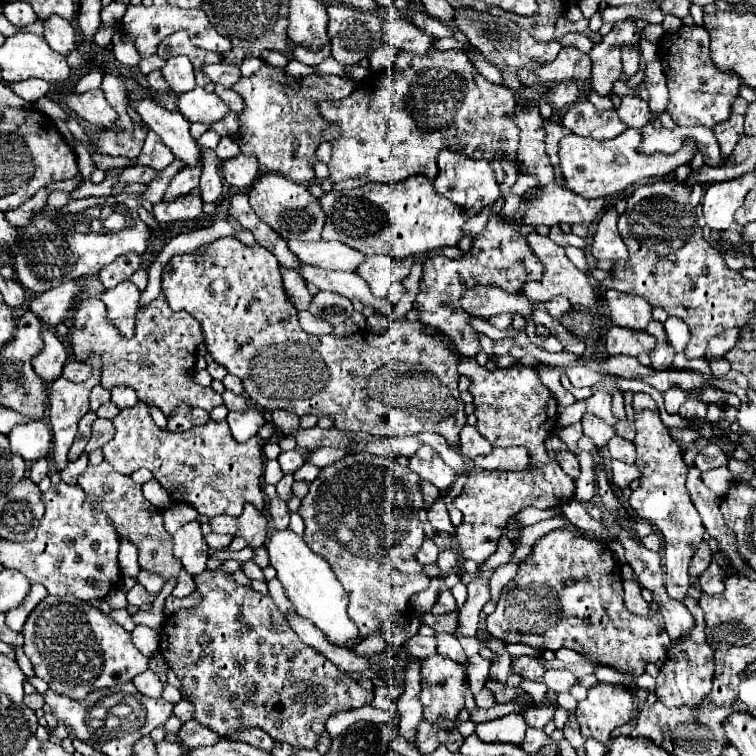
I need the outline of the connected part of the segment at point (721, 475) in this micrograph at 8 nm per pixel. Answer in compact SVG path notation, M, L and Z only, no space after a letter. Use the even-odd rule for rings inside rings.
M719 466L715 470L707 470L707 472L701 474L701 478L703 484L709 490L713 490L717 496L721 496L721 498L729 492L729 488L735 482L735 478L733 478L733 474L731 474L731 470L727 466Z

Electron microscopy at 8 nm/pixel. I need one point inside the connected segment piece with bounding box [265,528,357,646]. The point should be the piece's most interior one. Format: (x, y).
(312, 588)

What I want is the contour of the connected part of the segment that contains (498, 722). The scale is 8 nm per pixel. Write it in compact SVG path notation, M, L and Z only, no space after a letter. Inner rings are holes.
M509 714L495 720L487 720L477 724L475 734L483 742L507 742L507 744L523 744L527 724L521 714Z

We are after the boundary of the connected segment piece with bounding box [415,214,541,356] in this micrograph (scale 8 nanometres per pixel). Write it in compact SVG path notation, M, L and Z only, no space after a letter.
M493 214L485 232L481 232L475 238L473 248L461 260L435 256L425 262L415 308L419 308L419 320L451 336L463 356L477 356L481 346L477 334L471 334L475 330L467 322L469 314L461 308L459 296L475 284L499 286L505 292L521 292L527 280L539 280L539 276L541 276L541 264L539 260L535 260L531 248L527 248L527 240L513 236L511 226L497 222L497 216Z

